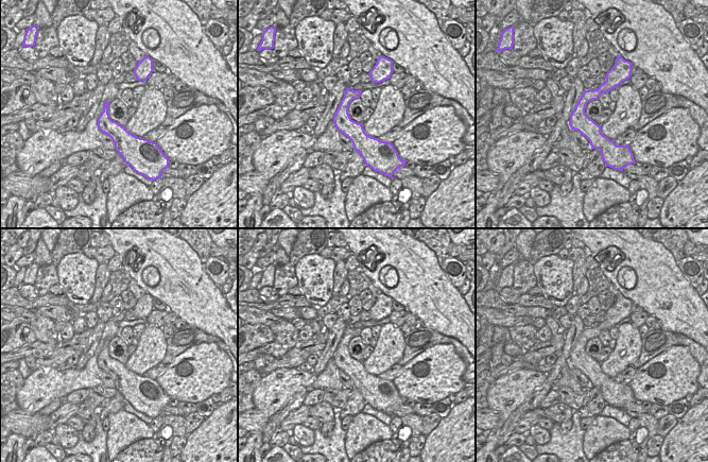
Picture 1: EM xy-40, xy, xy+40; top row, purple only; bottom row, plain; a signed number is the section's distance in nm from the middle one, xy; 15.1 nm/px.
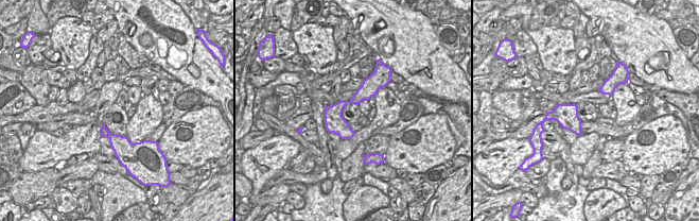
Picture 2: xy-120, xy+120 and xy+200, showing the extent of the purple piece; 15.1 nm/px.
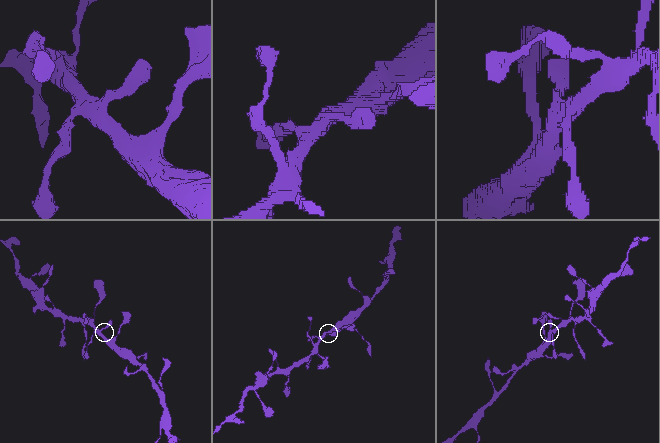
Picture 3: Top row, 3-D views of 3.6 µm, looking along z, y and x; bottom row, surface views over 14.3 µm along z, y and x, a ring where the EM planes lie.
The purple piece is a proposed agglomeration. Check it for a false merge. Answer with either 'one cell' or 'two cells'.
one cell

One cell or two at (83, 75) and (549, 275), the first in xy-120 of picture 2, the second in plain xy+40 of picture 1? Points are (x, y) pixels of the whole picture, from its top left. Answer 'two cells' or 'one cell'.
two cells

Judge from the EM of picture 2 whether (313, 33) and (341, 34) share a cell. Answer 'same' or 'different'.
different

